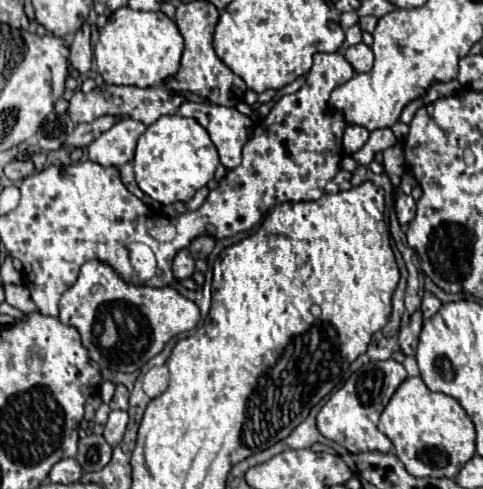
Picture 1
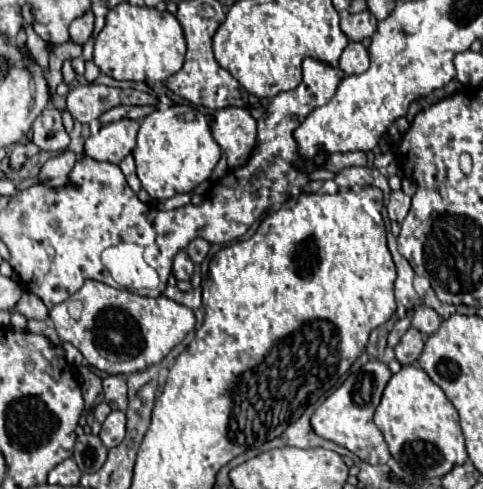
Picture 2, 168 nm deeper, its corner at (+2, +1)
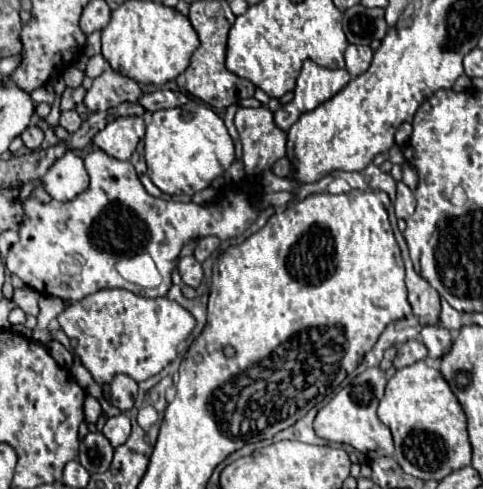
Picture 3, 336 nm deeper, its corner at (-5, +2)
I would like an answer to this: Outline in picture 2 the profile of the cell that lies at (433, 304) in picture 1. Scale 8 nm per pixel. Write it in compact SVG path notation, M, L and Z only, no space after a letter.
M424 304L414 310L412 326L414 326L418 332L422 332L424 338L430 336L430 334L434 334L434 332L440 328L440 322L442 322L442 318L440 318L432 308L426 308Z

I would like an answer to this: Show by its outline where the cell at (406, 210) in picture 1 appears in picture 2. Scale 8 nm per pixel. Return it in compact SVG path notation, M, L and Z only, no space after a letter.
M402 190L390 194L390 204L388 204L388 216L390 220L396 220L402 224L410 210L410 196L406 196Z

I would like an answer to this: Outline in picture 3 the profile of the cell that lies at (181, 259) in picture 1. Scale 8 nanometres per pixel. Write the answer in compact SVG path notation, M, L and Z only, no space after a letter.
M193 255L189 257L181 257L179 259L179 275L183 279L185 285L189 287L197 287L203 279L203 269L201 269L201 263L195 261Z

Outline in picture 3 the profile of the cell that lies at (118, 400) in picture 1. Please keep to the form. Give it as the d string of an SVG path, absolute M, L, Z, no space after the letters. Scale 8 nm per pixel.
M115 375L111 381L111 403L121 411L129 411L135 405L137 381L127 375Z

